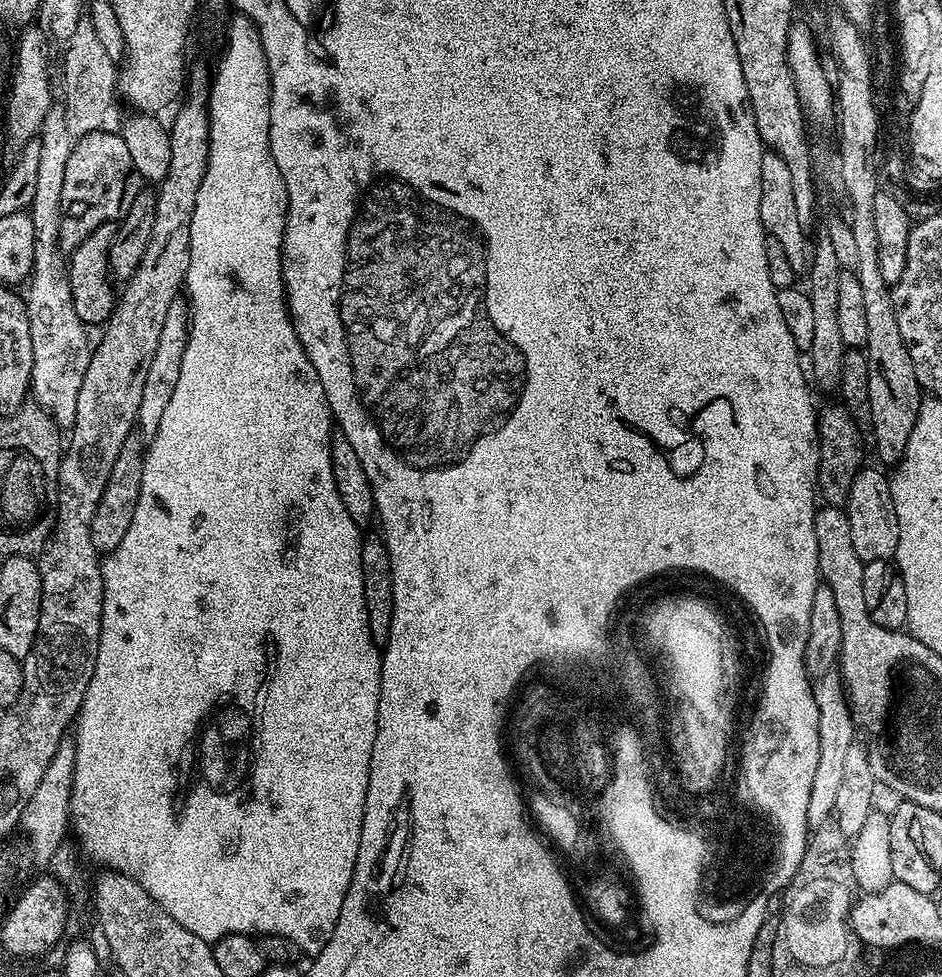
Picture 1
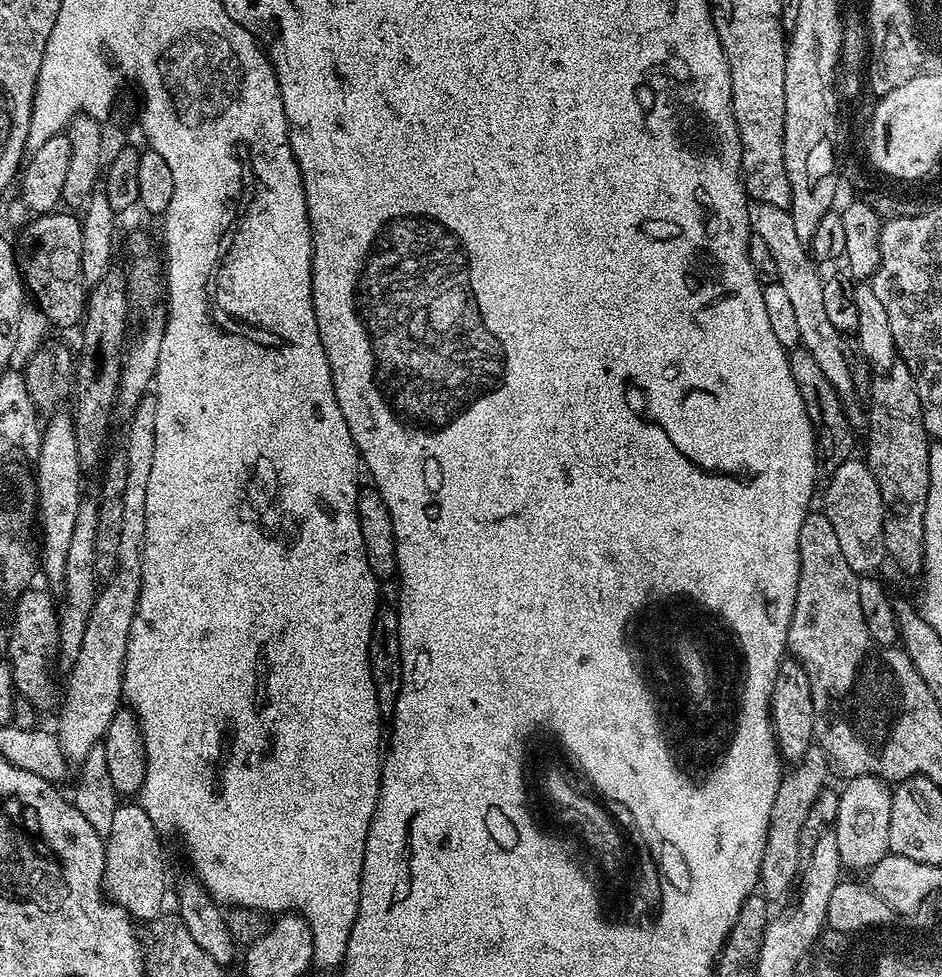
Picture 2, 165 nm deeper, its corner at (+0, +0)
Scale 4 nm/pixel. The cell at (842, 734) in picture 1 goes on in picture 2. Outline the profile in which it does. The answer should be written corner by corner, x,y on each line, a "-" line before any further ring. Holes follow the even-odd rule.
817,746
808,748
804,757
795,761
793,768
796,769
793,770
789,780
788,777
781,779
778,794
774,794
774,806
770,810
768,841
760,867
759,882
763,895
769,898
784,896
791,884
793,887
802,866
802,859
799,856
799,834
802,831
803,822
810,813
814,800
826,788
829,783
827,780
830,779
826,754

